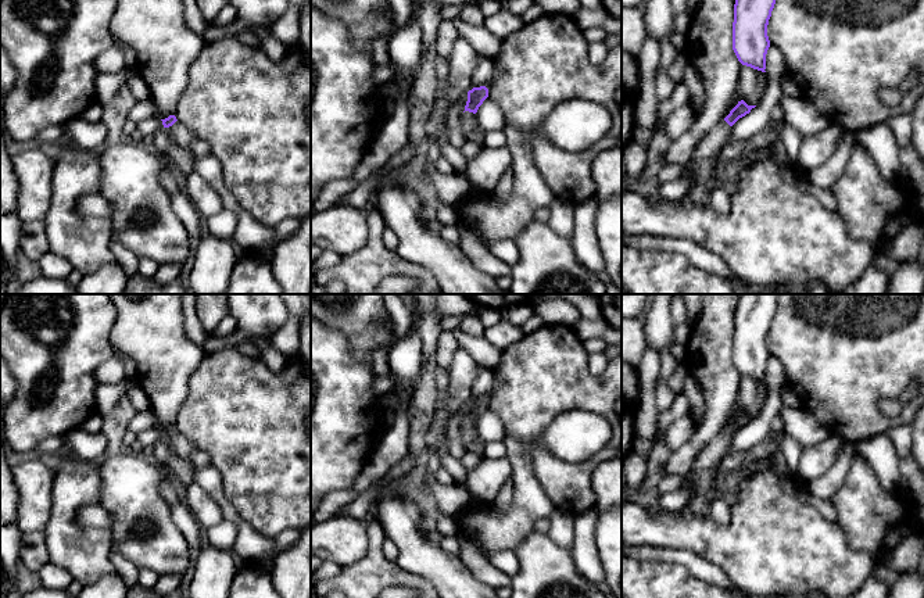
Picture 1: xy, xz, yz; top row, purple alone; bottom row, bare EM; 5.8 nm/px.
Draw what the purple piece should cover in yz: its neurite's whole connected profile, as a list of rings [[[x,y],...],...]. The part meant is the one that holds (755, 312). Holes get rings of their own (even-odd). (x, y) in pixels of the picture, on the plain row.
[[[741,294],[734,315],[733,361],[742,376],[766,383],[767,336],[778,294]]]

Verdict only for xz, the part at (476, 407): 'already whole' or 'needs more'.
needs more

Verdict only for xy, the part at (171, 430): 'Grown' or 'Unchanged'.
Grown

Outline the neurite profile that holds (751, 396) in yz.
[[[742,376],[735,398],[735,405],[730,413],[730,418],[727,419],[726,427],[741,411],[744,411],[748,416],[758,416],[763,408],[766,398],[766,383]]]

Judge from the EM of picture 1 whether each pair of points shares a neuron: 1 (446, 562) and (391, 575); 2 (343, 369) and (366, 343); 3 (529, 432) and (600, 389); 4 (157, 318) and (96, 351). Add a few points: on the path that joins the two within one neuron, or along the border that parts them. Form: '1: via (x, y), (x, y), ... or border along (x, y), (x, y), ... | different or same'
1: border along (394, 562), (407, 570), (426, 577), (432, 583) | different
2: border along (337, 329), (346, 335), (351, 353), (371, 368) | different
3: via (543, 414), (565, 391), (582, 391) | same
4: border along (117, 311), (110, 332), (110, 342), (115, 350) | different

